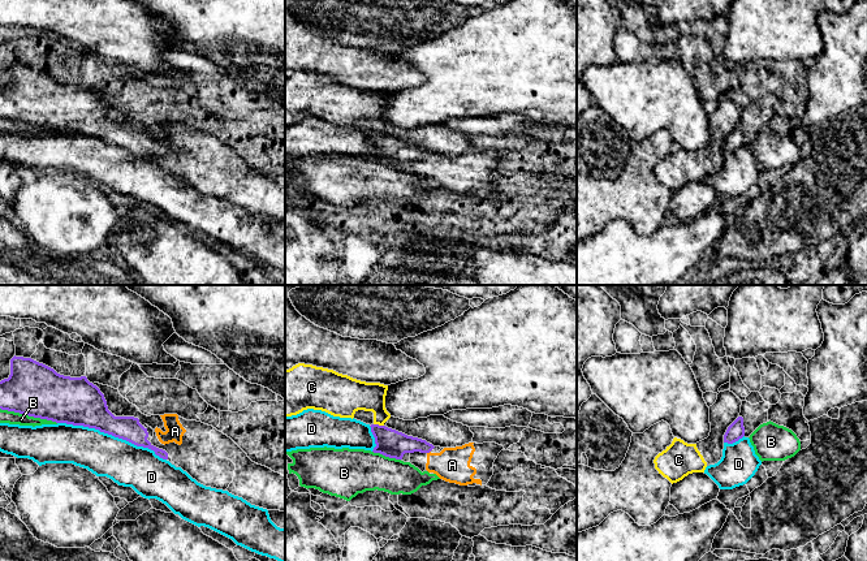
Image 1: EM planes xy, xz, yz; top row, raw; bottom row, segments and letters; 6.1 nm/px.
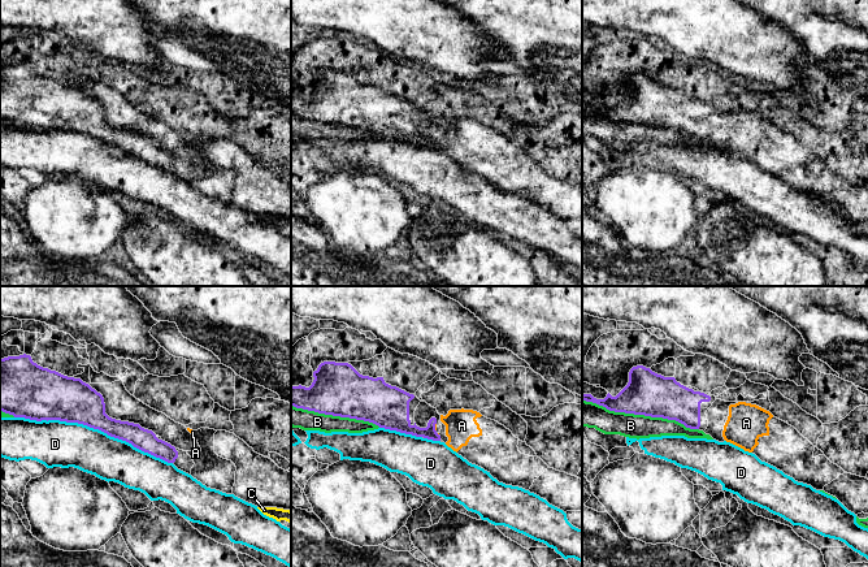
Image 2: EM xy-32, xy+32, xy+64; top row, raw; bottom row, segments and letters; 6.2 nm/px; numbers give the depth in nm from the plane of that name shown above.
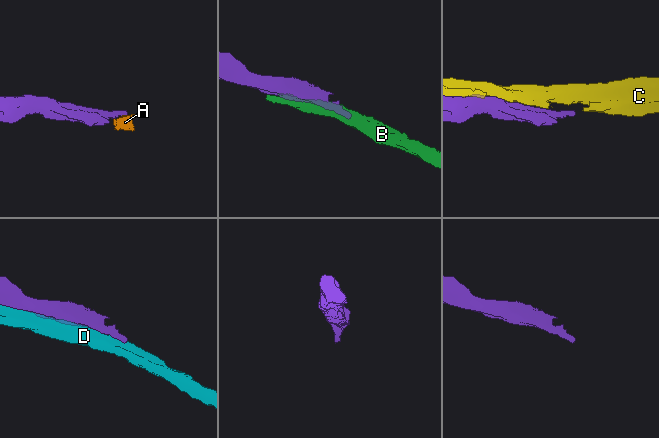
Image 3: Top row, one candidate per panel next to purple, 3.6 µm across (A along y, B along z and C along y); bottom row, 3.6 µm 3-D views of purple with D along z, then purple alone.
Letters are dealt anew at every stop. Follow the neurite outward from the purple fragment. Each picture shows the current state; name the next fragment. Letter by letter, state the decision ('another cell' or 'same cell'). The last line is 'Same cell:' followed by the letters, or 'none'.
A: same cell
B: another cell
C: another cell
D: another cell
Same cell: A

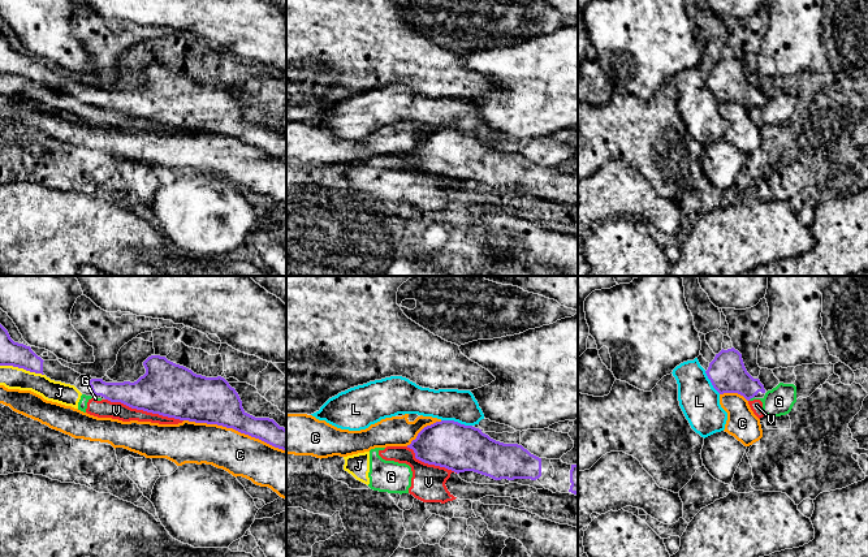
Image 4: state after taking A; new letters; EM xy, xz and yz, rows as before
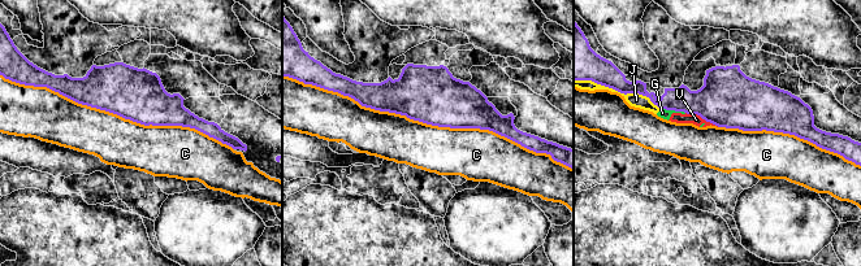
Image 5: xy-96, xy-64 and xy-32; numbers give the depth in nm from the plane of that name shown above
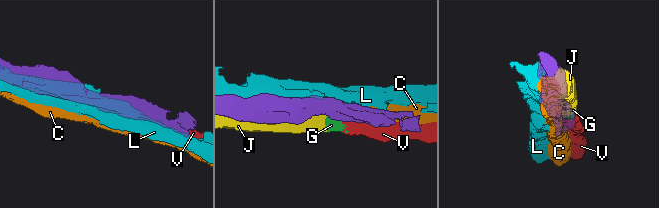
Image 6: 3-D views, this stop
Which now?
C: another cell
G: another cell
J: another cell
L: another cell
V: another cell
Same cell: none

